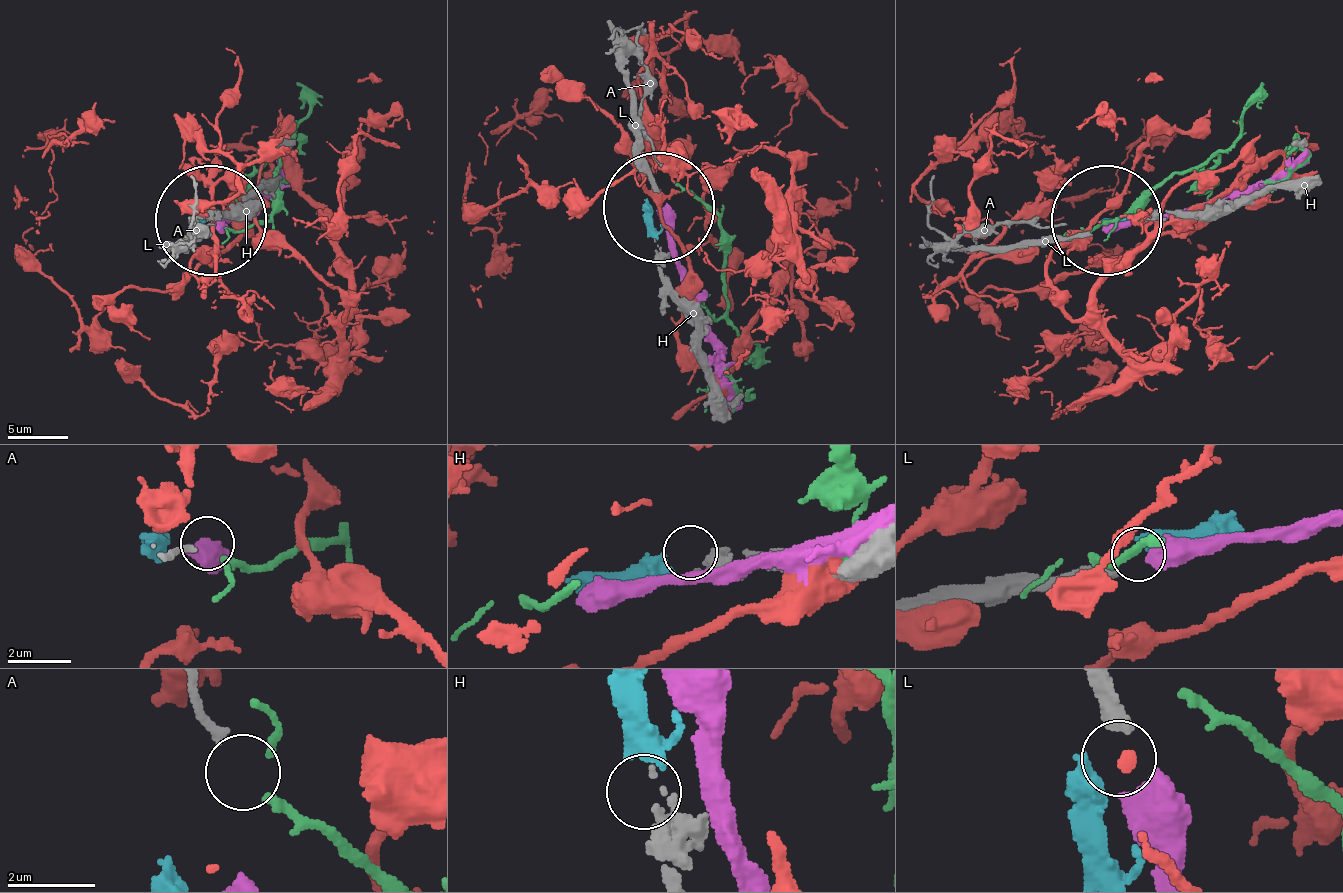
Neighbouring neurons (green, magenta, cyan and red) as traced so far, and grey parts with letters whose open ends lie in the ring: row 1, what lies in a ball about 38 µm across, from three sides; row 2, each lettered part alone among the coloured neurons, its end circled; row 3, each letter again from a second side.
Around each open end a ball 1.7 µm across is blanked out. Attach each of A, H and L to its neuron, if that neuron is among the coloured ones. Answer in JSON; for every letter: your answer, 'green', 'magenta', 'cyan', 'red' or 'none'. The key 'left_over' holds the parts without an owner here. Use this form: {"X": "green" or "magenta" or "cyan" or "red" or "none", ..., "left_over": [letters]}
{"A": "green", "H": "cyan", "L": "magenta", "left_over": []}

